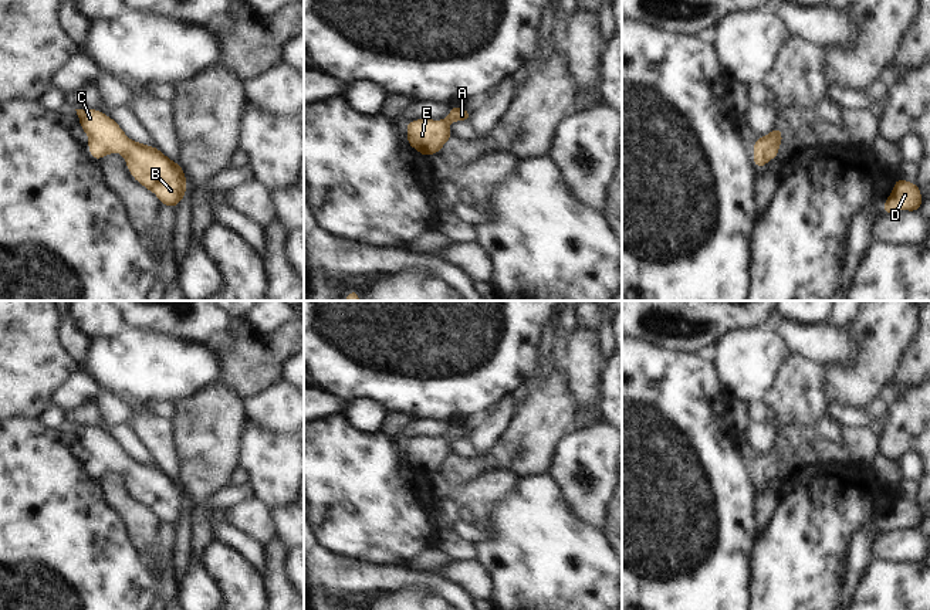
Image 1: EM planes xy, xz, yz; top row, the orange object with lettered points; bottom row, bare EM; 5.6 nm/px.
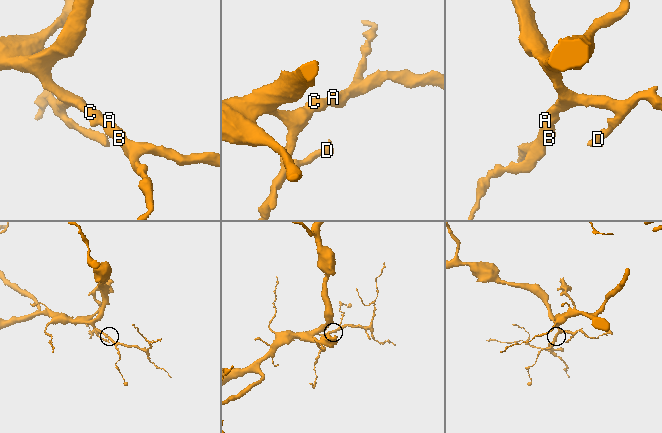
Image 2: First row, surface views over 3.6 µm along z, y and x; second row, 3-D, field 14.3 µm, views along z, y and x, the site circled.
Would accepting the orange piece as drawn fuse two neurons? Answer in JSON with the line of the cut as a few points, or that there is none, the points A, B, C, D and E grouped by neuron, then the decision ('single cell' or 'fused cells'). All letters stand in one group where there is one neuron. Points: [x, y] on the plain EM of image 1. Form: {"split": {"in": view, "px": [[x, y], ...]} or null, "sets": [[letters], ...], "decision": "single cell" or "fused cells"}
{"split": null, "sets": [["A", "B", "C", "D", "E"]], "decision": "single cell"}

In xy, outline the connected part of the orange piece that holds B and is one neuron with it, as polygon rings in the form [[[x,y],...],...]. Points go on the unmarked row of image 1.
[[[75,427],[80,444],[88,453],[92,477],[114,470],[124,474],[132,495],[153,509],[160,522],[175,526],[186,511],[186,492],[180,481],[172,479],[158,465],[131,458],[121,444],[97,427]]]

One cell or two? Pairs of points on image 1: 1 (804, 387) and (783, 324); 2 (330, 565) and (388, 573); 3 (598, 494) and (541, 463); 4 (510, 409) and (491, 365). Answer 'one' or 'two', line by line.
1: two
2: one
3: two
4: two

